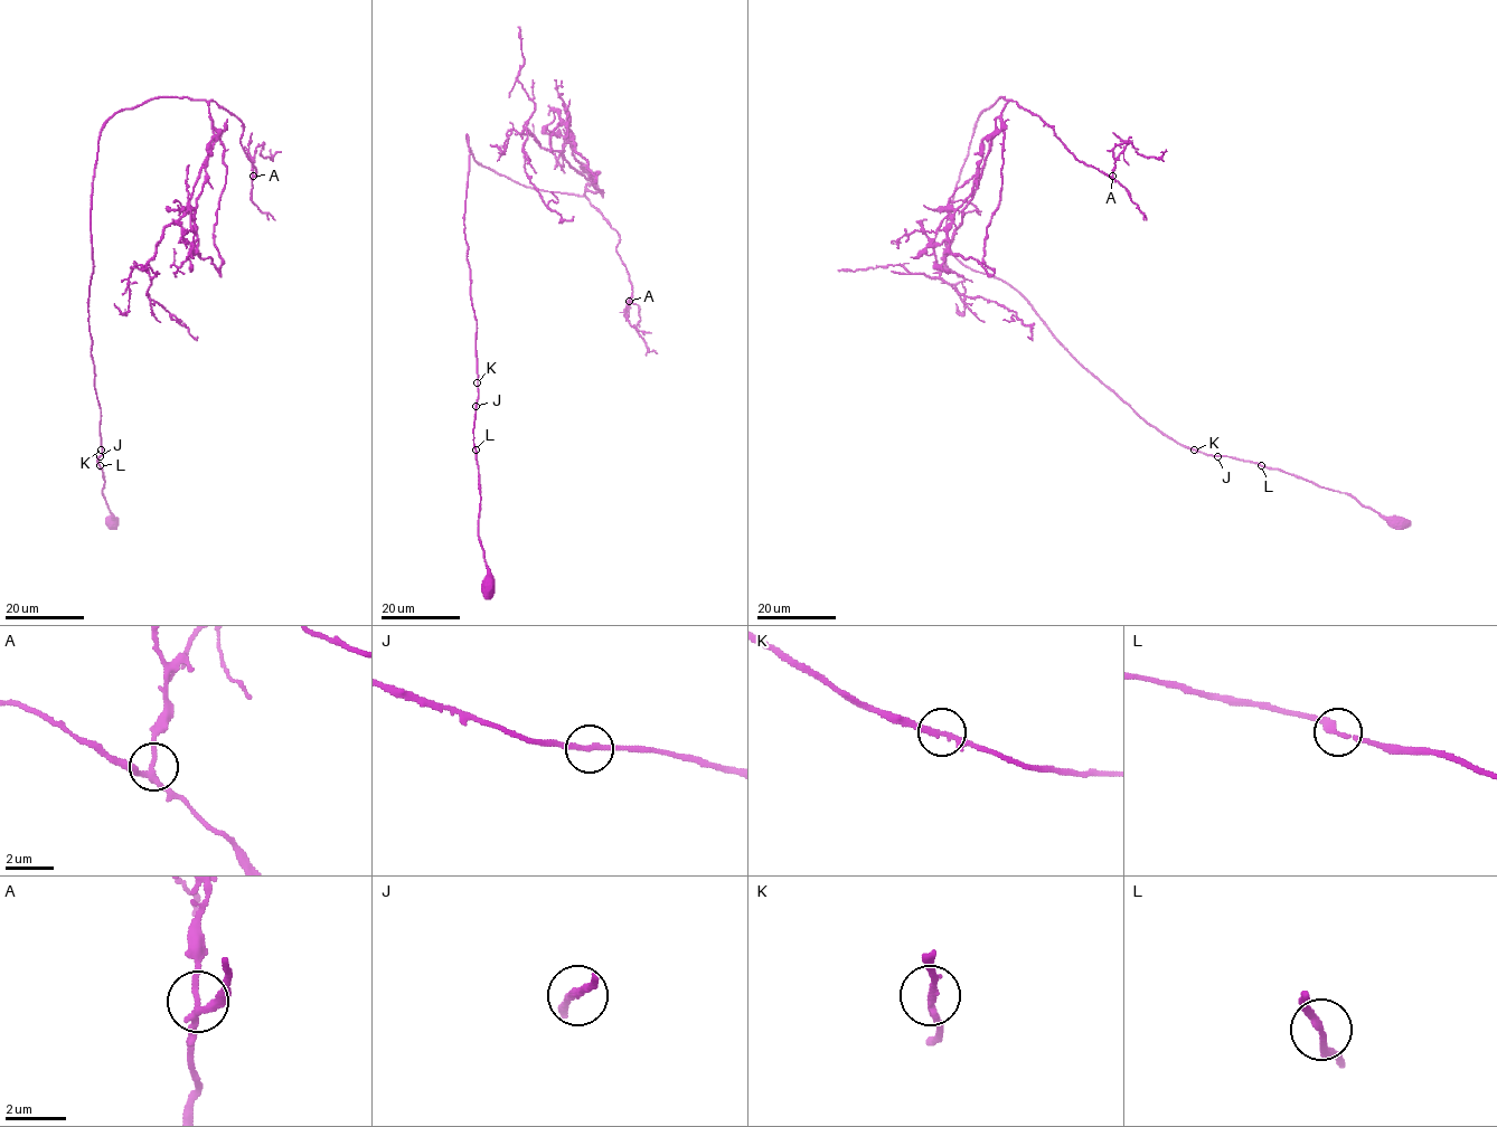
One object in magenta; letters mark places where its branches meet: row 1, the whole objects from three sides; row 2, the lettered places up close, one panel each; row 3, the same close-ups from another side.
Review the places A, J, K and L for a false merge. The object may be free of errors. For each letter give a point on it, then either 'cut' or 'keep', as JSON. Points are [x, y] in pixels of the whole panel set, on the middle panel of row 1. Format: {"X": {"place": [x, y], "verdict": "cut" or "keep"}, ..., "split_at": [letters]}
{"A": {"place": [629, 301], "verdict": "keep"}, "J": {"place": [476, 406], "verdict": "keep"}, "K": {"place": [477, 382], "verdict": "keep"}, "L": {"place": [476, 450], "verdict": "keep"}, "split_at": []}

